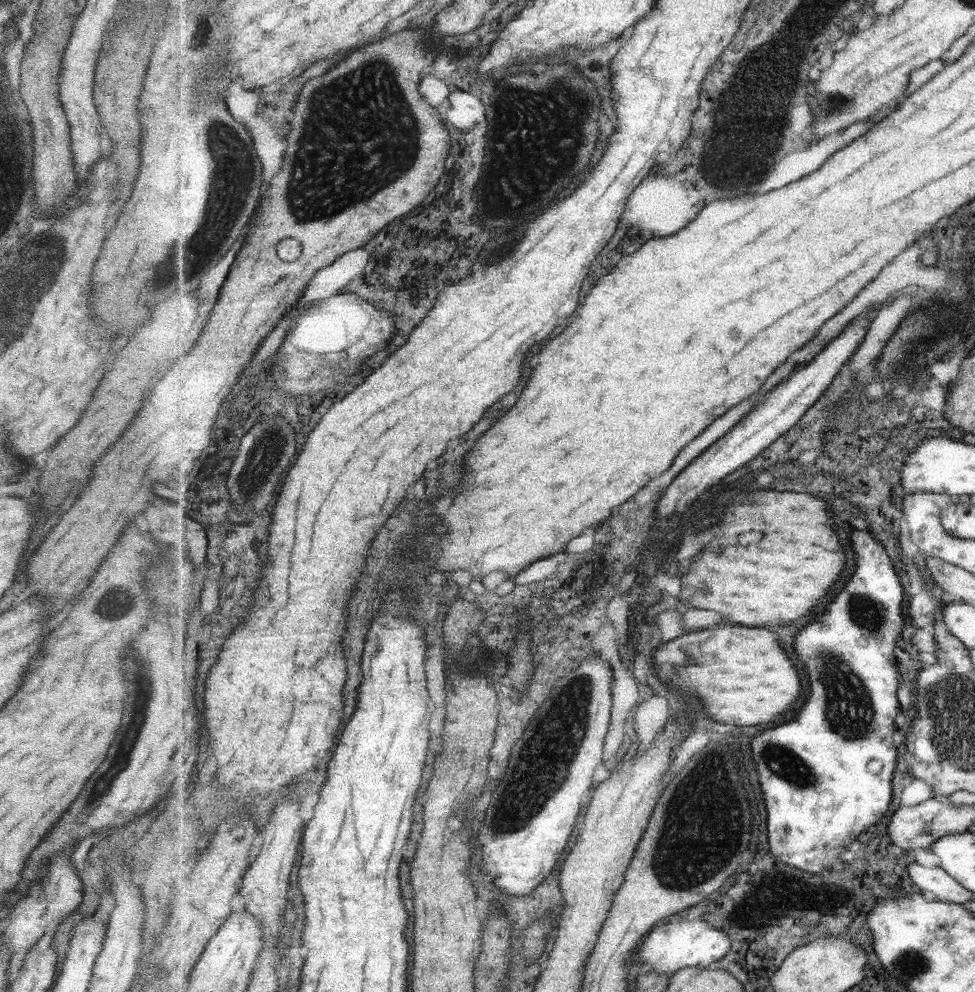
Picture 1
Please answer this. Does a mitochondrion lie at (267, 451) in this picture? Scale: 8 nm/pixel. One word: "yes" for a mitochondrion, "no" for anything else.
yes

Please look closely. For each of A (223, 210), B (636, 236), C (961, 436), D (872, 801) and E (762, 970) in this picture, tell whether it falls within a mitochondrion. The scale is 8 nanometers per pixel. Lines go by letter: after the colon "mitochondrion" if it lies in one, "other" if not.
A: mitochondrion
B: other
C: other
D: other
E: other

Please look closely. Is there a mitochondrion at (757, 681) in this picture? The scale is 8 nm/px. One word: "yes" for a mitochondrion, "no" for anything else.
no

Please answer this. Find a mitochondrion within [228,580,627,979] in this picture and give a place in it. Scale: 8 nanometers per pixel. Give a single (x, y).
(542, 768)

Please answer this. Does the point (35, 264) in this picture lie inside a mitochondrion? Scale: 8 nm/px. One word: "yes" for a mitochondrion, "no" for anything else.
yes

